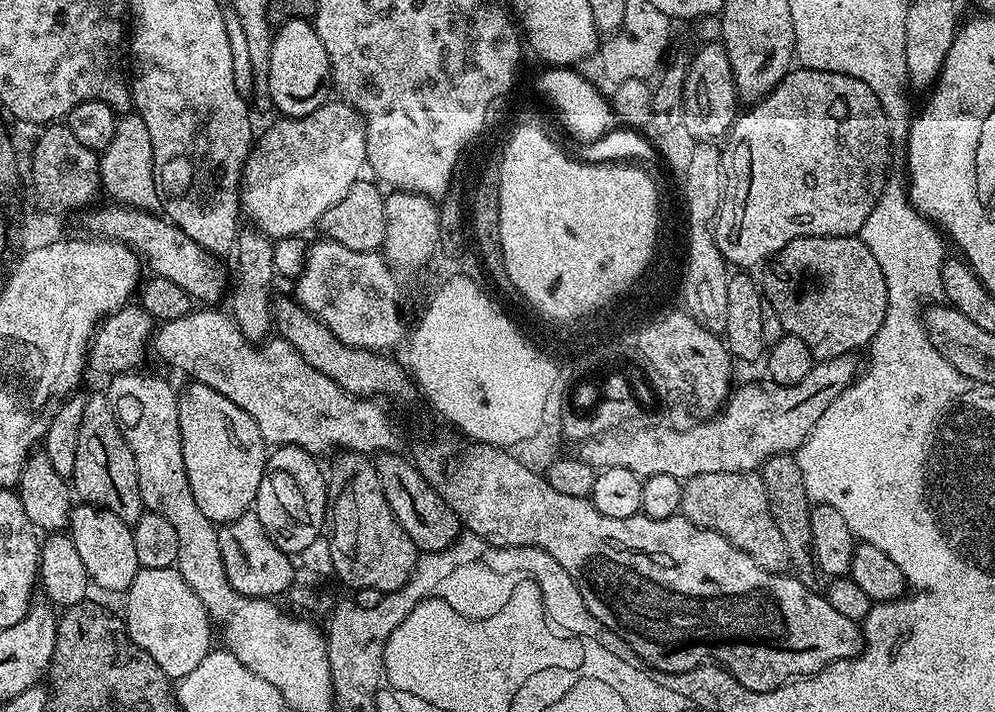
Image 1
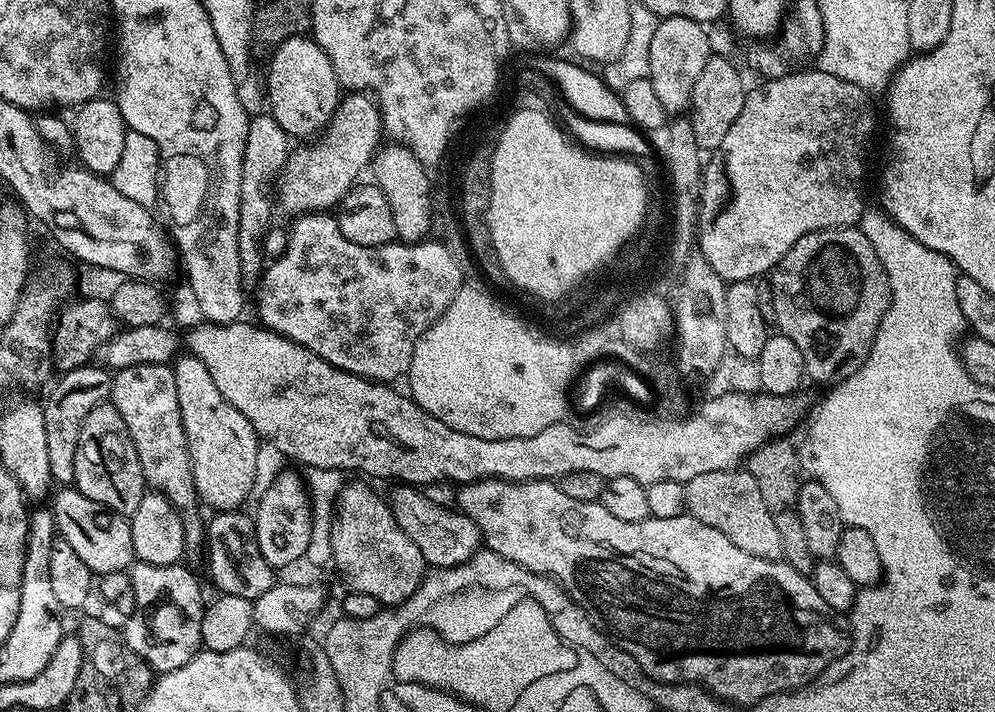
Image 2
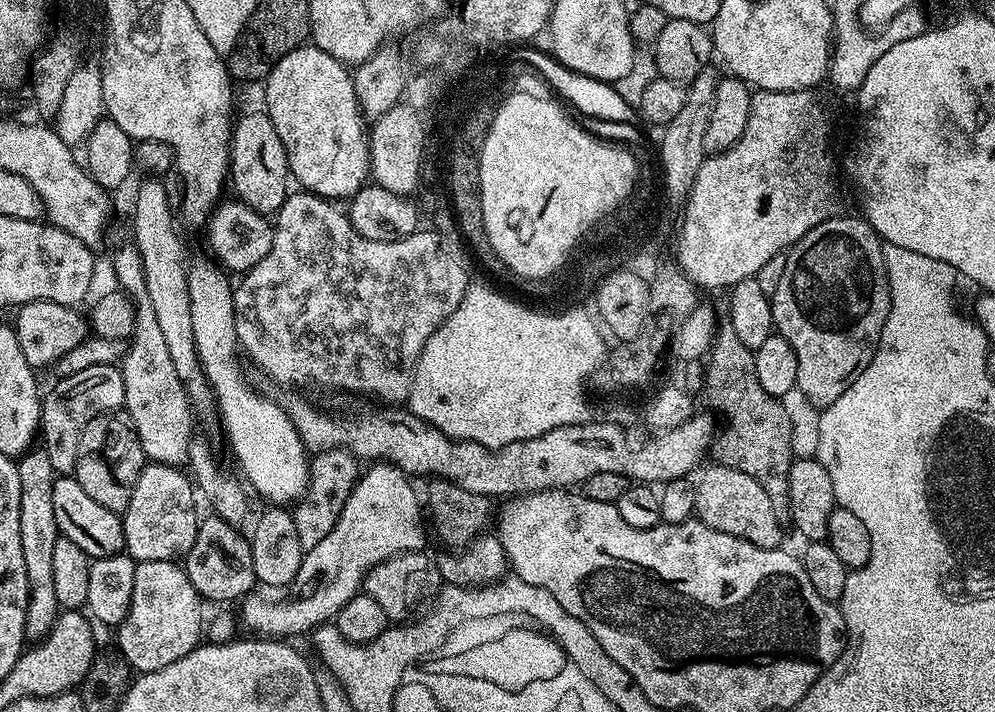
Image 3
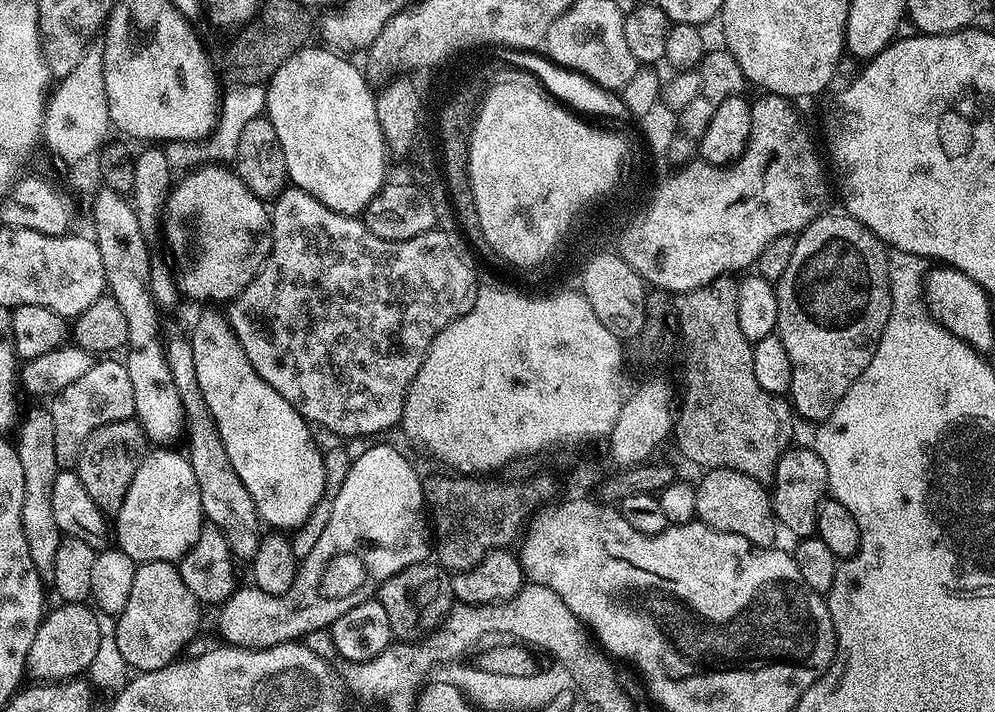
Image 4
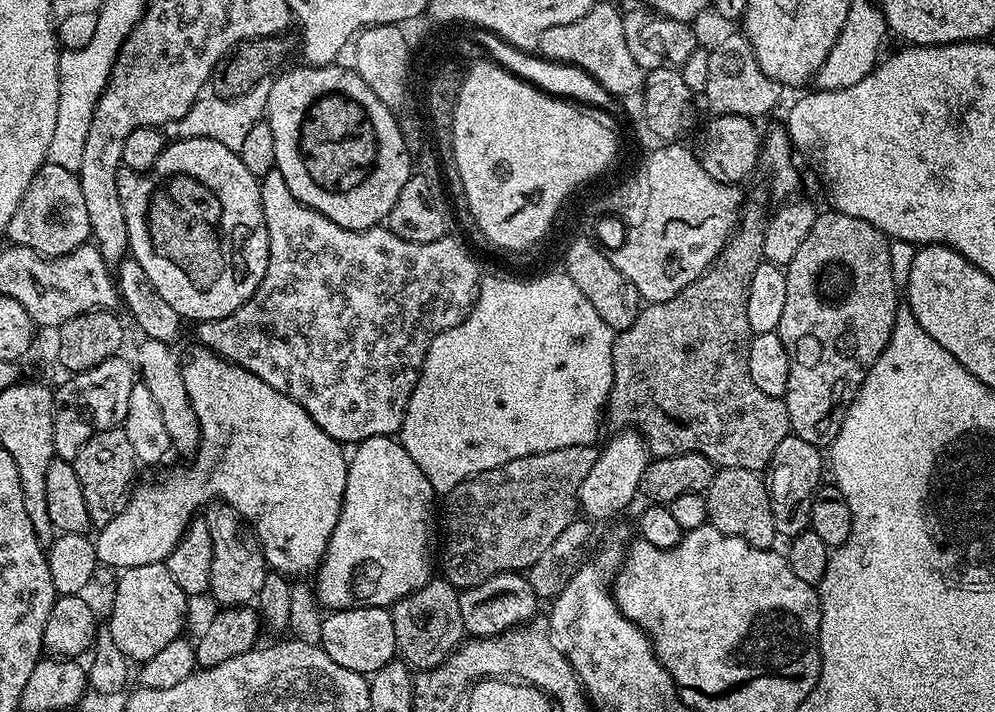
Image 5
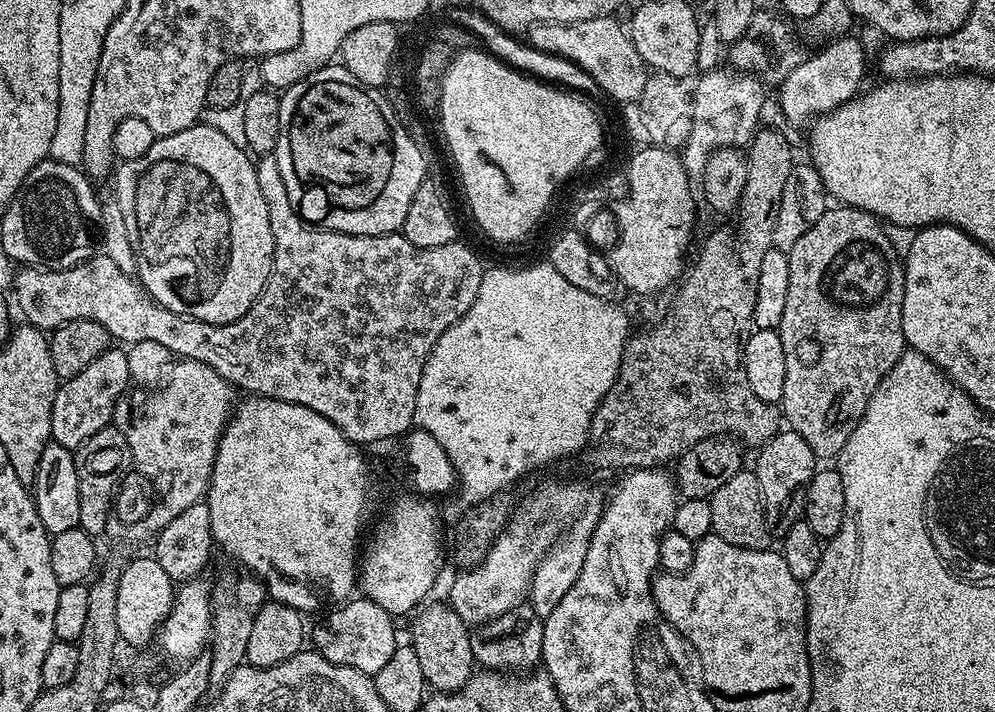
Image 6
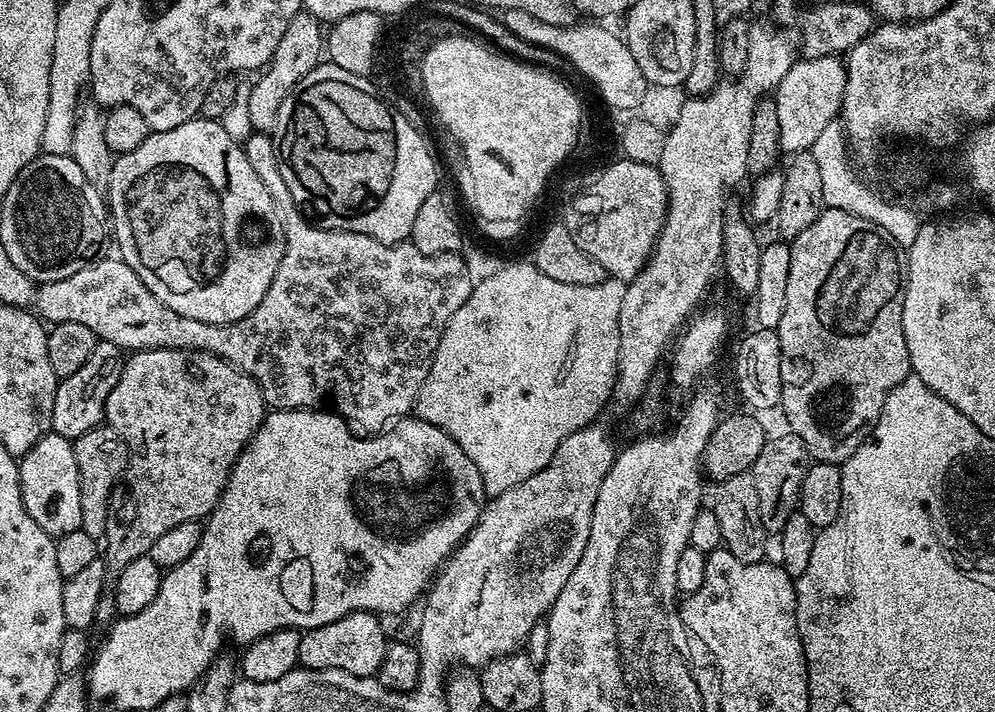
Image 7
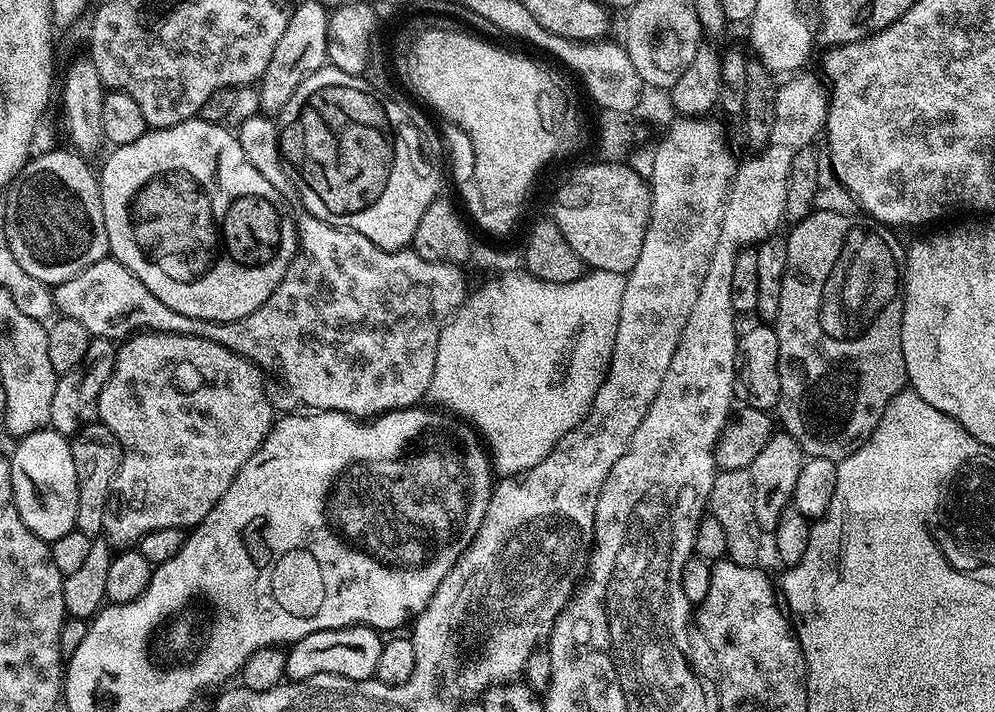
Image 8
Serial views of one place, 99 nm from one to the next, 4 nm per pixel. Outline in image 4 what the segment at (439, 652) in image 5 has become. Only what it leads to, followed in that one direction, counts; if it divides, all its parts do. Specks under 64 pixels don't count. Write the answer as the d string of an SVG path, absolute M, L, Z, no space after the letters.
M425 562L410 566L393 577L380 587L378 591L380 605L386 609L386 615L390 618L390 630L393 637L400 642L417 642L423 640L429 633L436 631L449 612L454 607L452 594L452 576L445 572L436 562Z

